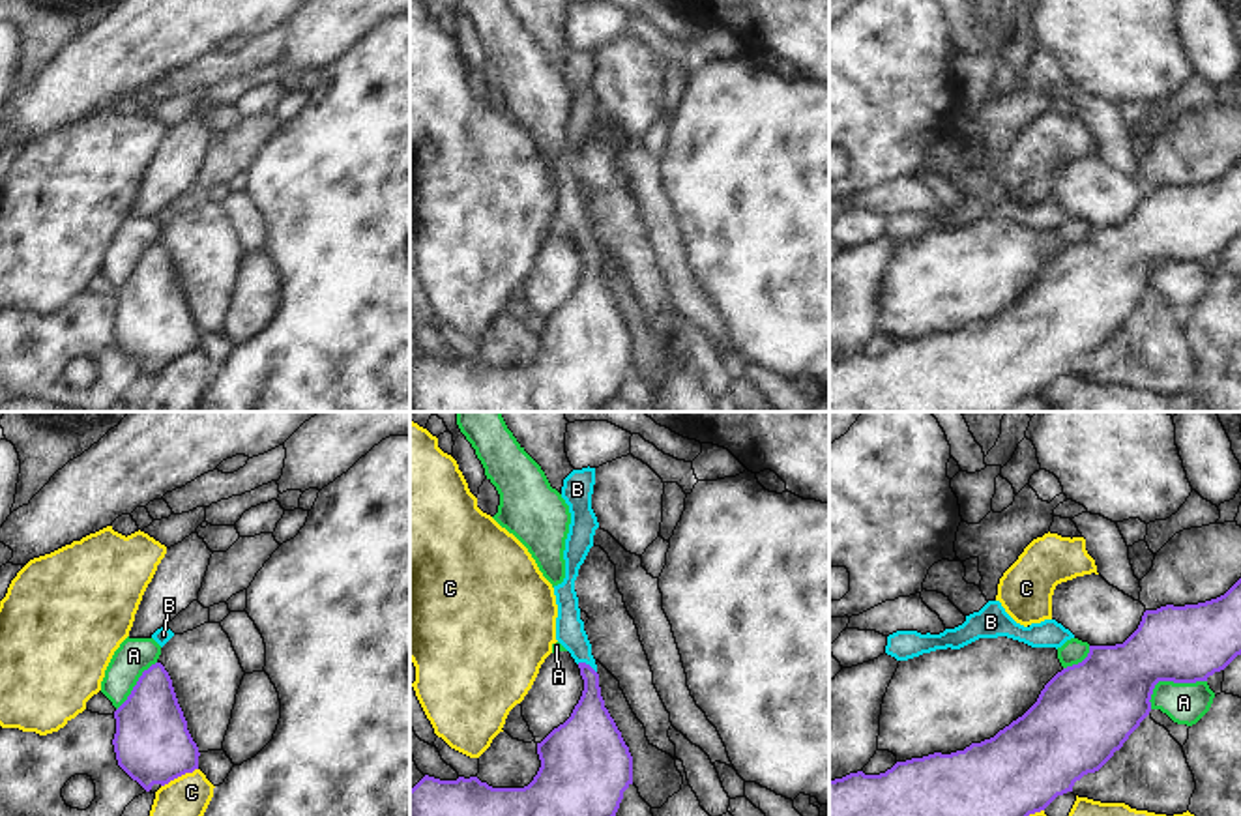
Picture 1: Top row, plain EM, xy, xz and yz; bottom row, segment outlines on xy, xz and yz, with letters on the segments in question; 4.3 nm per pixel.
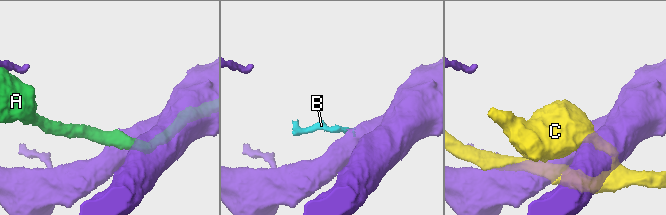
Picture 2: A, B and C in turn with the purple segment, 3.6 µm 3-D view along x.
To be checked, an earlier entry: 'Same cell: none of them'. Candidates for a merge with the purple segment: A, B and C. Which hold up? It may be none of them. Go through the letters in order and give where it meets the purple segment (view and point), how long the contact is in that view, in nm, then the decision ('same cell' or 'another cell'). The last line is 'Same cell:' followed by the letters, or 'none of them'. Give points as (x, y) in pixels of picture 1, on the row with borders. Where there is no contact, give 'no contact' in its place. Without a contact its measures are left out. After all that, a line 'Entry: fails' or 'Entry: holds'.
A: meets purple in yz at (1168, 680); contact 280 nm long; another cell
B: meets purple in xz at (584, 663); contact 100 nm long; same cell
C: meets purple in xy at (178, 775); contact 180 nm long; another cell
Same cell: B
Entry: fails

